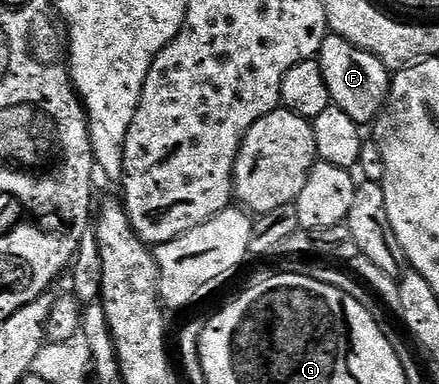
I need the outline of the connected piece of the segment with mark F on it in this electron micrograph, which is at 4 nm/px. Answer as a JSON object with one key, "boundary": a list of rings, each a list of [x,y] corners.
{"boundary":[[[328,33],[327,39],[323,41],[317,61],[325,76],[325,84],[329,84],[332,103],[340,106],[354,122],[374,123],[379,117],[379,111],[387,103],[387,94],[391,91],[392,71],[387,70],[377,56],[354,47],[332,33]]]}

